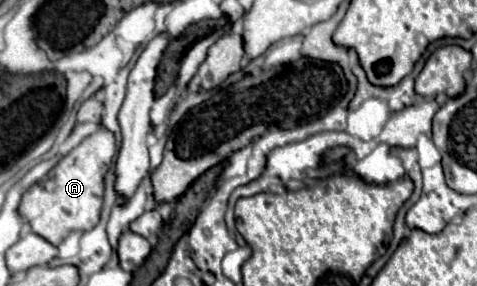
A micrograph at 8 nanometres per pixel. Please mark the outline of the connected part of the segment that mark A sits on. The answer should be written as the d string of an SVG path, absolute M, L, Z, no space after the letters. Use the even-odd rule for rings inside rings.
M99 129L67 153L41 181L27 189L19 205L19 215L31 225L31 231L51 245L59 245L71 231L91 231L99 223L105 189L103 179L113 163L115 151L113 133Z

